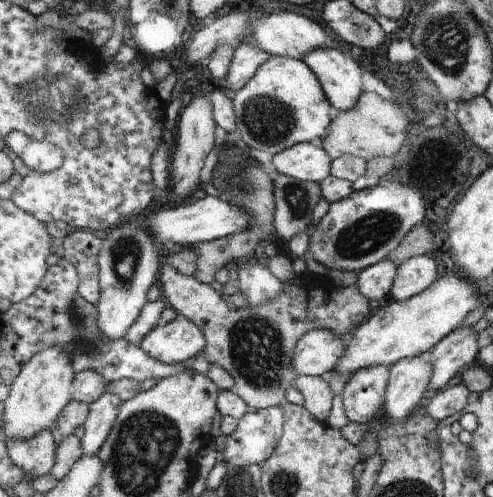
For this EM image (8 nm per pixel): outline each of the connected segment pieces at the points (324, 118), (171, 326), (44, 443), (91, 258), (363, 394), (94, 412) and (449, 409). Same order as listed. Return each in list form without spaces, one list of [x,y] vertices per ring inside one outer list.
[[[271,55],[246,86],[230,97],[238,140],[265,154],[275,155],[295,144],[323,139],[330,124],[330,104],[301,60]]]
[[[178,316],[165,326],[156,326],[140,346],[158,362],[175,365],[201,354],[206,340],[203,330],[194,321]]]
[[[43,430],[31,439],[9,439],[6,448],[10,458],[33,478],[50,474],[56,466],[55,438]]]
[[[77,229],[69,230],[63,241],[65,259],[78,271],[79,294],[93,305],[98,305],[102,294],[98,264],[102,239],[101,234]]]
[[[371,366],[348,376],[341,392],[341,407],[349,423],[368,422],[383,405],[387,367]]]
[[[107,391],[89,405],[90,414],[84,425],[86,433],[81,439],[84,455],[99,455],[111,434],[122,404],[123,400],[116,393]]]
[[[463,384],[444,388],[428,396],[428,399],[423,402],[424,412],[439,422],[462,410],[469,394]]]

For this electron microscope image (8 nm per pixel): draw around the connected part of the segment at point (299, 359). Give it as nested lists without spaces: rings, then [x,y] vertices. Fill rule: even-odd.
[[[316,329],[303,334],[294,345],[290,357],[290,370],[295,375],[321,377],[331,372],[346,342],[328,329]]]

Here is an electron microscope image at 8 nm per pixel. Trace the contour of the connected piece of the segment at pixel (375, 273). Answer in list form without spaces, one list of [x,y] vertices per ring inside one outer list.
[[[383,260],[357,273],[356,289],[367,300],[387,300],[396,274],[395,266]]]

